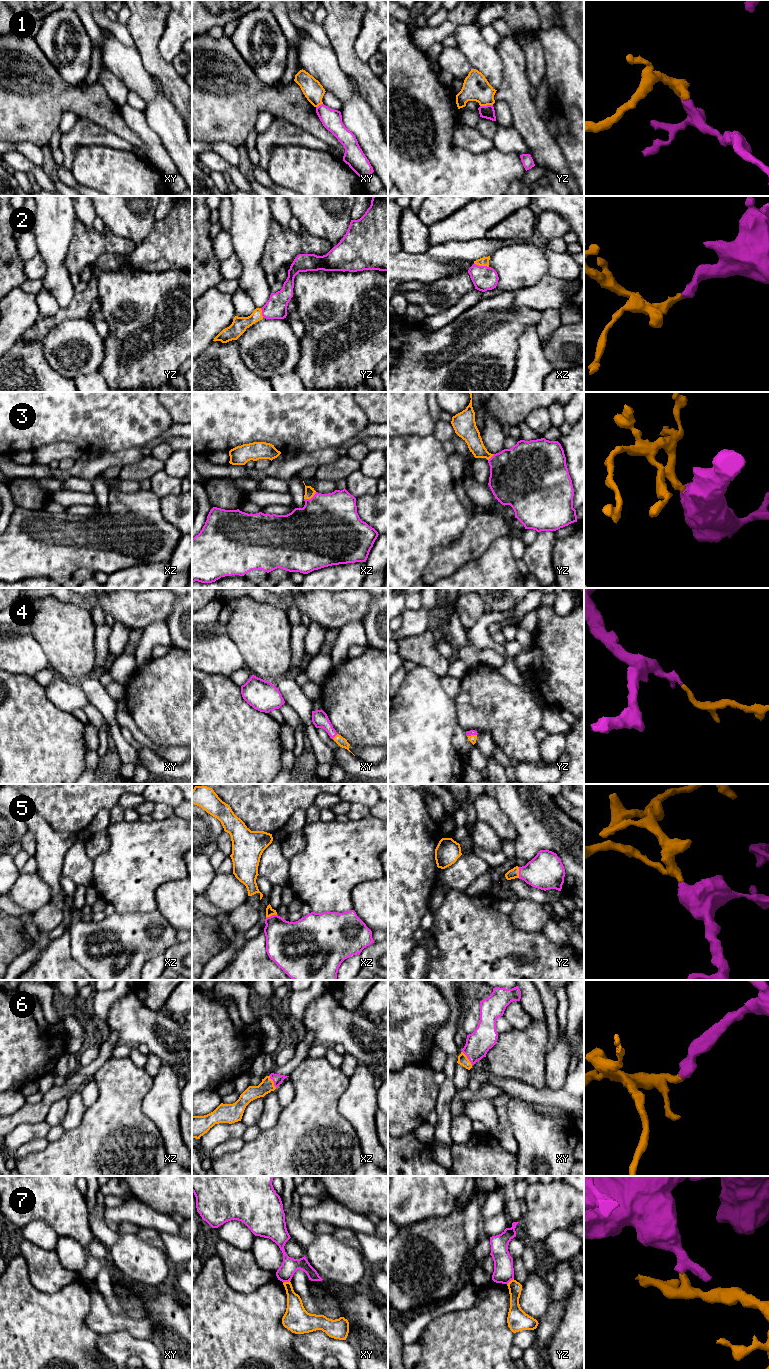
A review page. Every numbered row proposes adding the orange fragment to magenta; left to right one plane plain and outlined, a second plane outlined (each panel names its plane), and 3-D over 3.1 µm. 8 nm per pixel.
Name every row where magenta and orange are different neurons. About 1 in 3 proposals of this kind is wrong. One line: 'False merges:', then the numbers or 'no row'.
False merges: 1, 7

